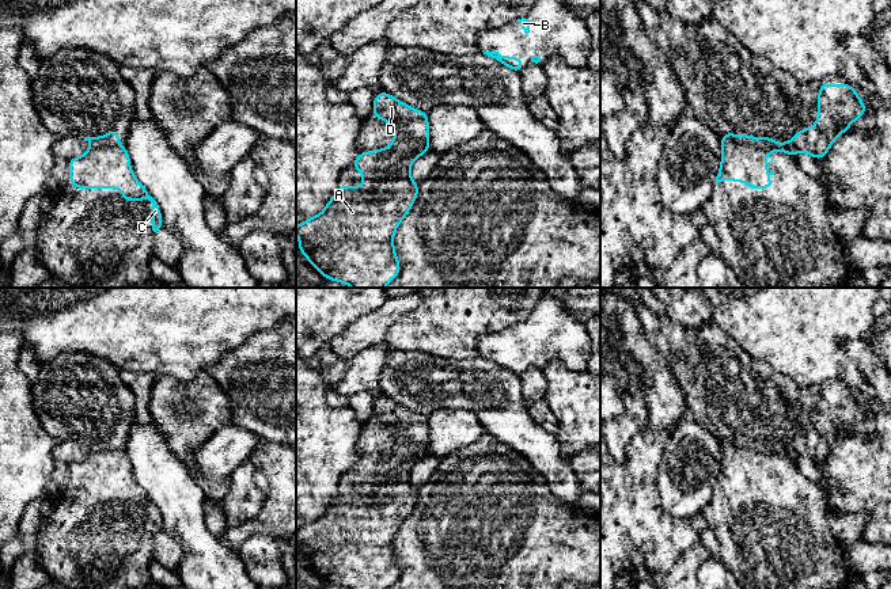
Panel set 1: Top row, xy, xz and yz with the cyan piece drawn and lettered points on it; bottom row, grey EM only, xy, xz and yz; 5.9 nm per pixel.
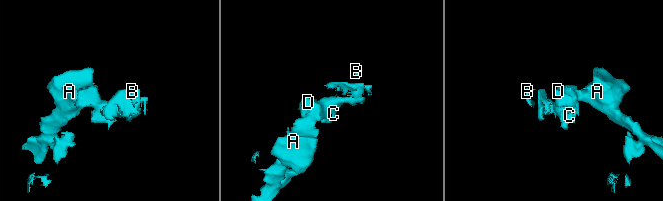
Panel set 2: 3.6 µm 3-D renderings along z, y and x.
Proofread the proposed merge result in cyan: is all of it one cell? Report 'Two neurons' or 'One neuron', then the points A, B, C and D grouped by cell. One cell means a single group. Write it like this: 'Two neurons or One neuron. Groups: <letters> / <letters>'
Two neurons. Groups: A / B C D

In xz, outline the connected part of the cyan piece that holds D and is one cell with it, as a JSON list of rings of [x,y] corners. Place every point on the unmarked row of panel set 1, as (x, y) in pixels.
[[[379,396],[375,399],[372,418],[390,428],[397,438],[402,438],[413,445],[416,451],[414,461],[420,461],[431,455],[428,417],[402,407],[388,396]]]

